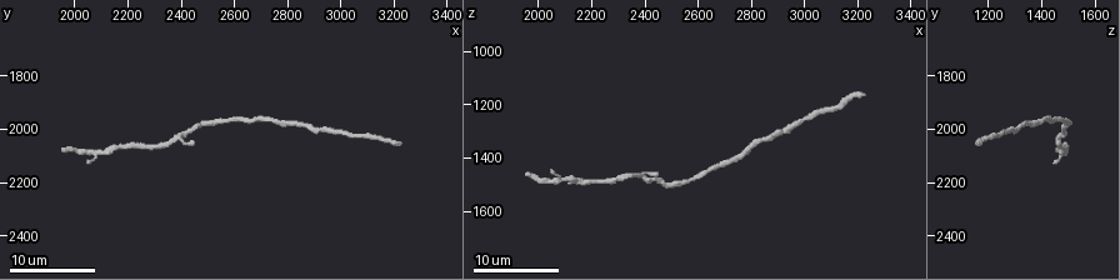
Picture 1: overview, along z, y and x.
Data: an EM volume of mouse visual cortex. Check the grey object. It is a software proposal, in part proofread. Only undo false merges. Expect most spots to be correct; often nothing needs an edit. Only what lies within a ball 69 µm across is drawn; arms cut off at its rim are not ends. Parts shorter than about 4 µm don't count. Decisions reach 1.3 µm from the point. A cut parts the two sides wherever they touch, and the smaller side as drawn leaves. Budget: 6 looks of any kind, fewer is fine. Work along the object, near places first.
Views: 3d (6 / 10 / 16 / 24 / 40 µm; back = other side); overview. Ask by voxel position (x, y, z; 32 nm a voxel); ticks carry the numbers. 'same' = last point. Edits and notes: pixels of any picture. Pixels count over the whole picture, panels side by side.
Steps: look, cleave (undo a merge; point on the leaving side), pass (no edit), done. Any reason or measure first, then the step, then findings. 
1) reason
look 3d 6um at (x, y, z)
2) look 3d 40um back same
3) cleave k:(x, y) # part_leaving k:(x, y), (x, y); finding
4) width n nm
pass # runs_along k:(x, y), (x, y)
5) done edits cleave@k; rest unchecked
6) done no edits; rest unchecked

look 3d 16um at (2360, 2040, 1450)

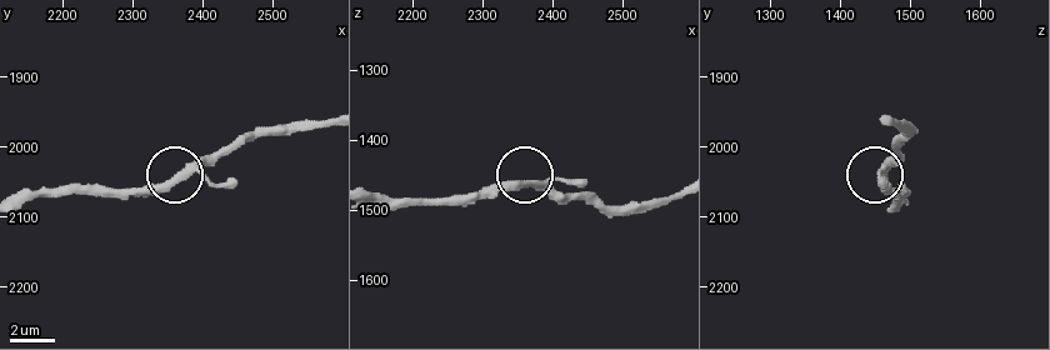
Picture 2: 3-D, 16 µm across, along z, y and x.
look 3d 6um at (2360, 2045, 1465)

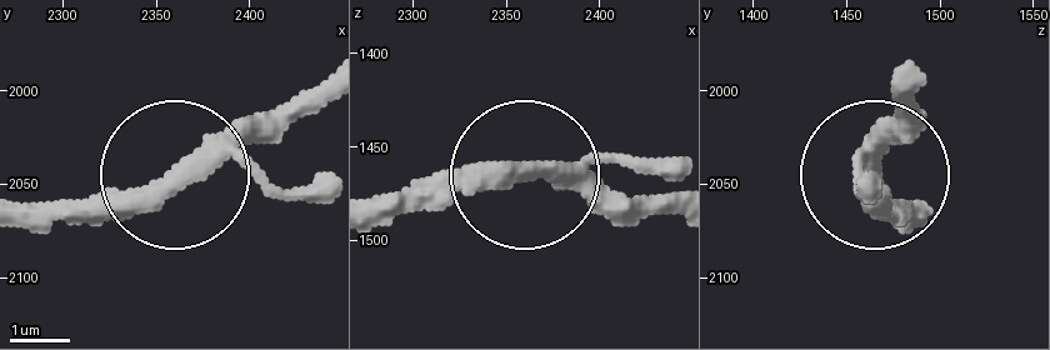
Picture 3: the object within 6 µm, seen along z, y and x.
pass # runs_along 3:(320, 81), (156, 181), (41, 206); one cell here

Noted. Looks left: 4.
look 3d 16um at (2620, 1970, 1460)

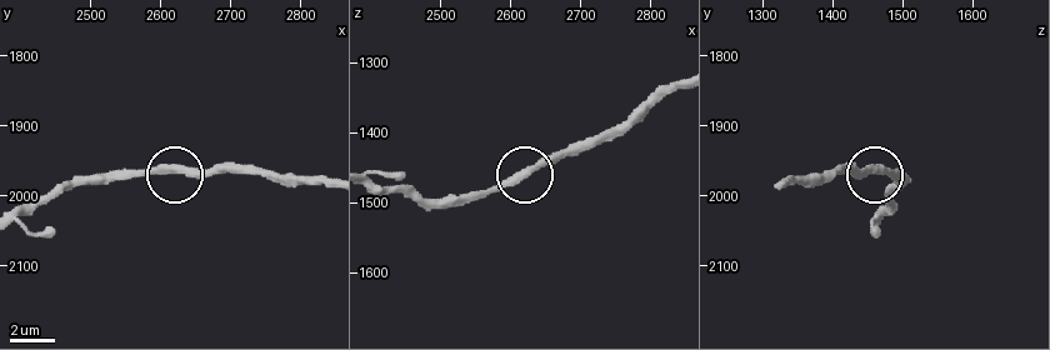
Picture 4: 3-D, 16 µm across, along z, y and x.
look 3d 10um at (2615, 1965, 1455)

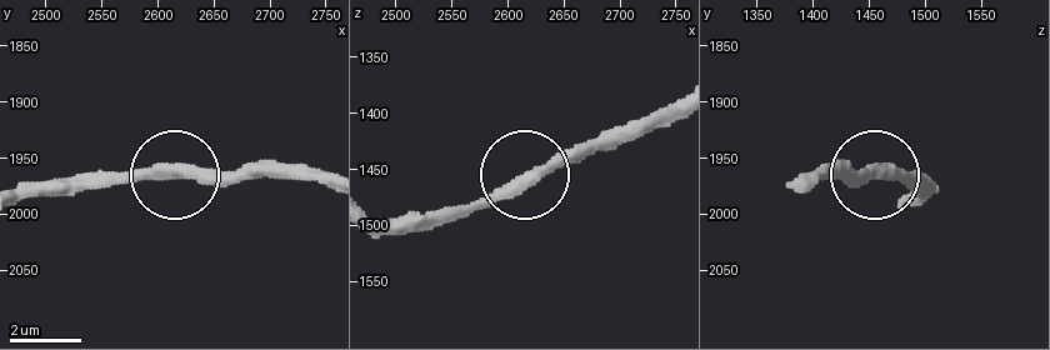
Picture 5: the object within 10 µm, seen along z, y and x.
from behind
look 3d 10um back at (2616, 1960, 1458)

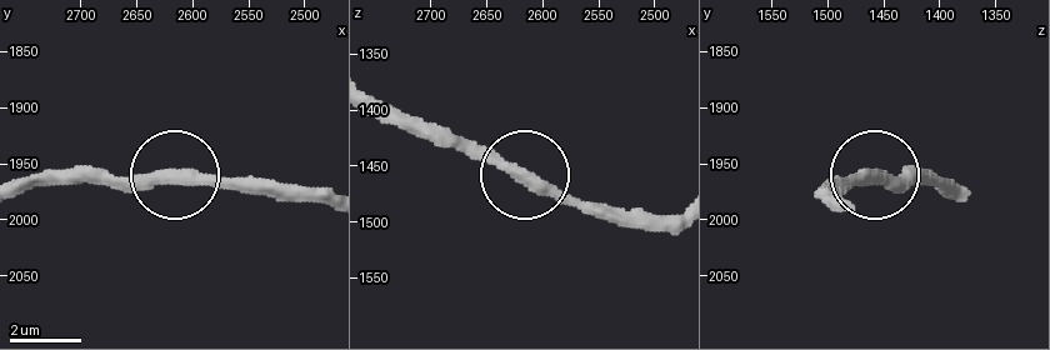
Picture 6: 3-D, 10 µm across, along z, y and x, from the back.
pass # runs_along 6:(171, 178), (73, 181); one cell here

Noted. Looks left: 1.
done no edits; rest unchecked

